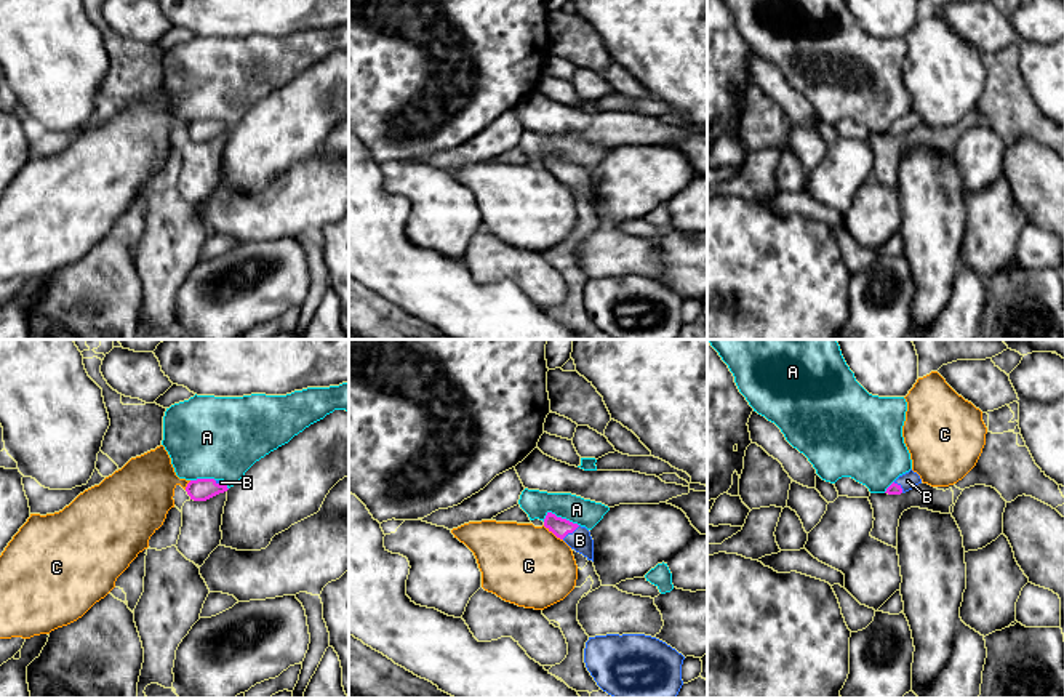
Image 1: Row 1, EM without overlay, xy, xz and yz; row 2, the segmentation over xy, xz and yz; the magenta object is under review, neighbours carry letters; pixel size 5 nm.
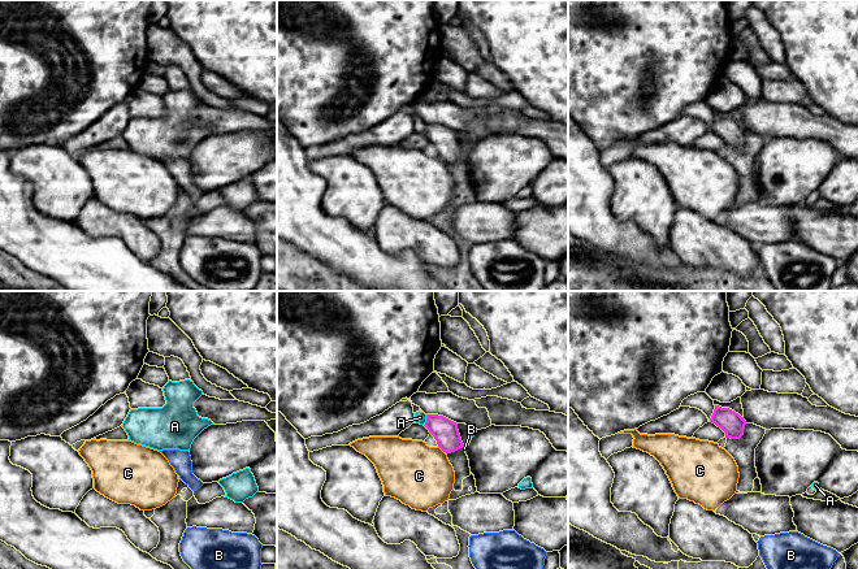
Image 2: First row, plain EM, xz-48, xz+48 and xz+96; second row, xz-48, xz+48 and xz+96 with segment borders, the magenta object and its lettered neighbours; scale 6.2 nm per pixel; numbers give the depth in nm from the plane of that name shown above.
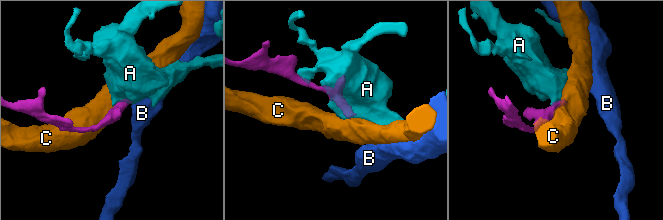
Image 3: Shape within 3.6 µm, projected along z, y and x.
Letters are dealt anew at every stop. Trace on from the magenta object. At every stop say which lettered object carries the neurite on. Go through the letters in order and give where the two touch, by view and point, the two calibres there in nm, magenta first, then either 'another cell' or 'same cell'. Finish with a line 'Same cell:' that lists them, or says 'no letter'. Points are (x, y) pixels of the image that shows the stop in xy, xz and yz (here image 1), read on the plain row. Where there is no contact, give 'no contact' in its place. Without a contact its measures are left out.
A: xz (560, 159) | 100/140 nm | another cell
B: xz (570, 173) | 100/110 nm | same cell
C: xz (552, 173) | 100/400 nm | another cell
Same cell: B

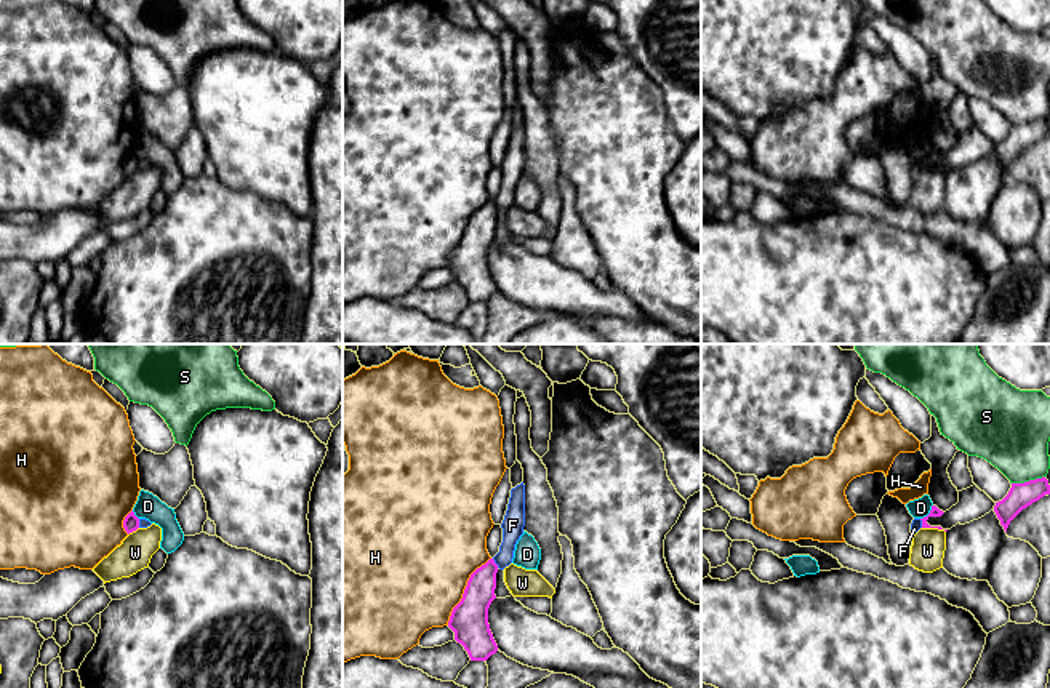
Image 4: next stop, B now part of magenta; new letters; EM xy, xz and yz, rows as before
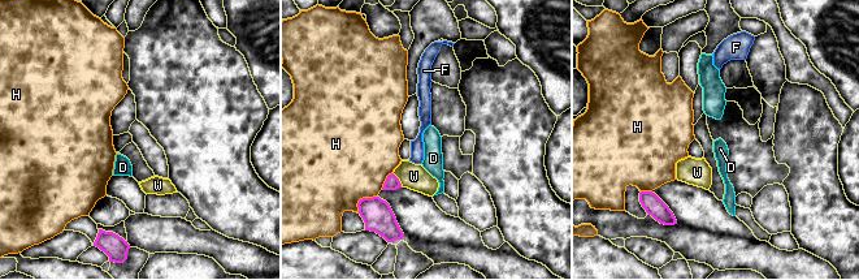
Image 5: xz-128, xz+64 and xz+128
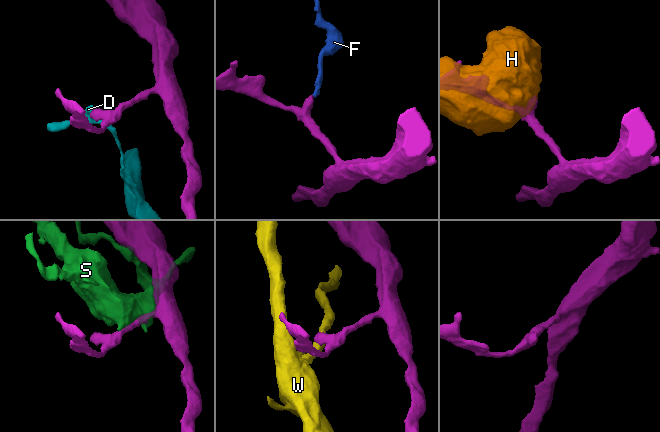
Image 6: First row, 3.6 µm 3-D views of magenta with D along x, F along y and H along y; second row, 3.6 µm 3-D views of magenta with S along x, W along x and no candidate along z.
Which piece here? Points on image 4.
D: yz (930, 154) | 50/100 nm | another cell
F: xz (495, 205) | 150/110 nm | another cell
H: xz (464, 232) | 190/500 nm | another cell
S: yz (1029, 122) | 130/360 nm | another cell
W: yz (933, 168) | 50/170 nm | another cell
Same cell: no letter

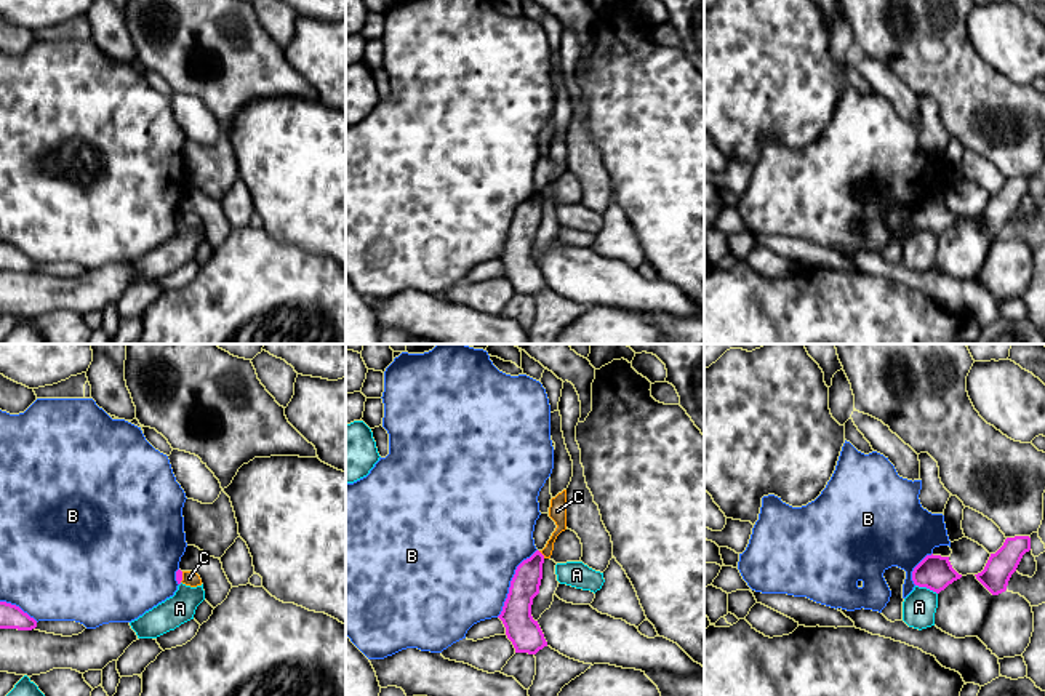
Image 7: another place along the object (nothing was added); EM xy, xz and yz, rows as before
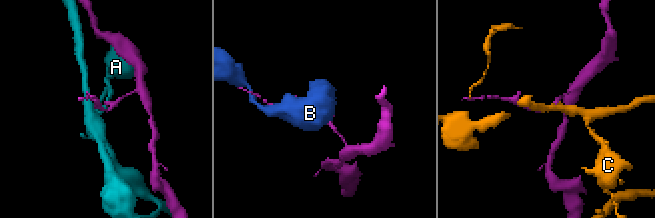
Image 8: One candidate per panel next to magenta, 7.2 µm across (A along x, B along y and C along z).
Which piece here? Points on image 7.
A: yz (927, 229) | 170/170 nm | another cell
B: xz (511, 224) | 160/500 nm | another cell
C: xz (541, 196) | 140/90 nm | another cell
Same cell: no letter

